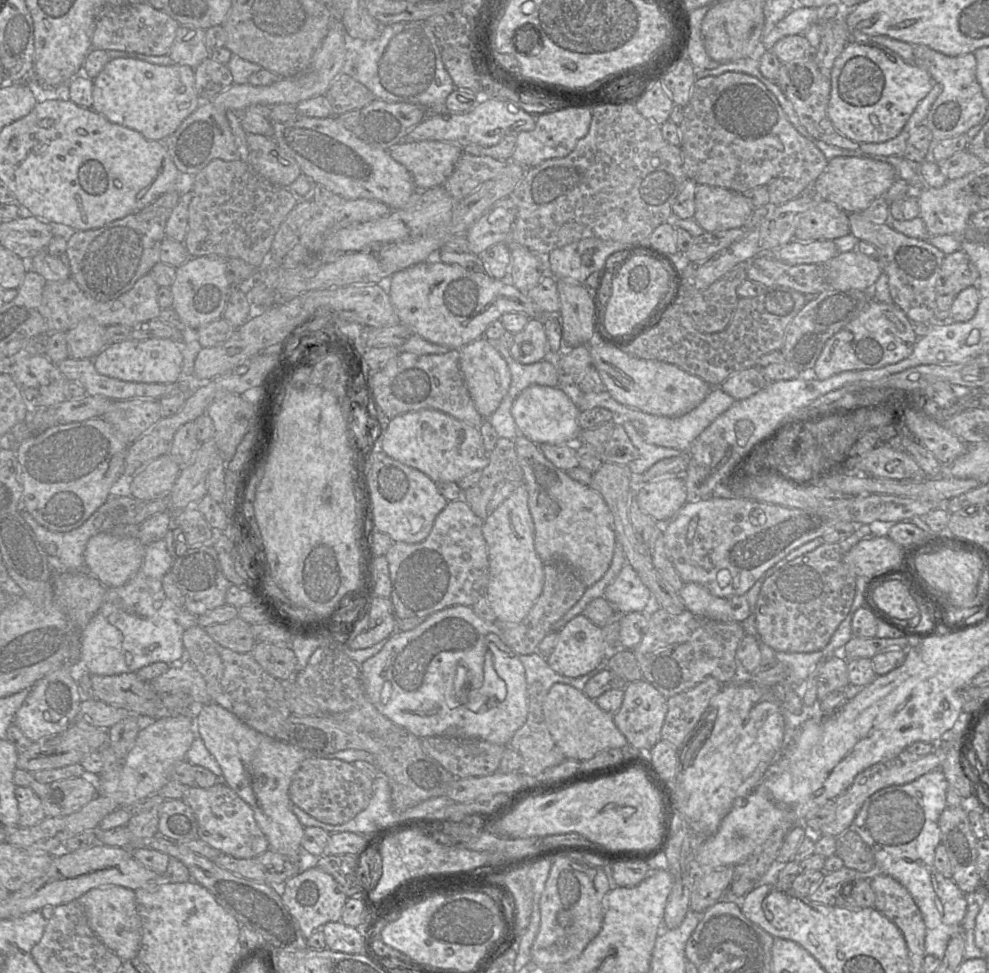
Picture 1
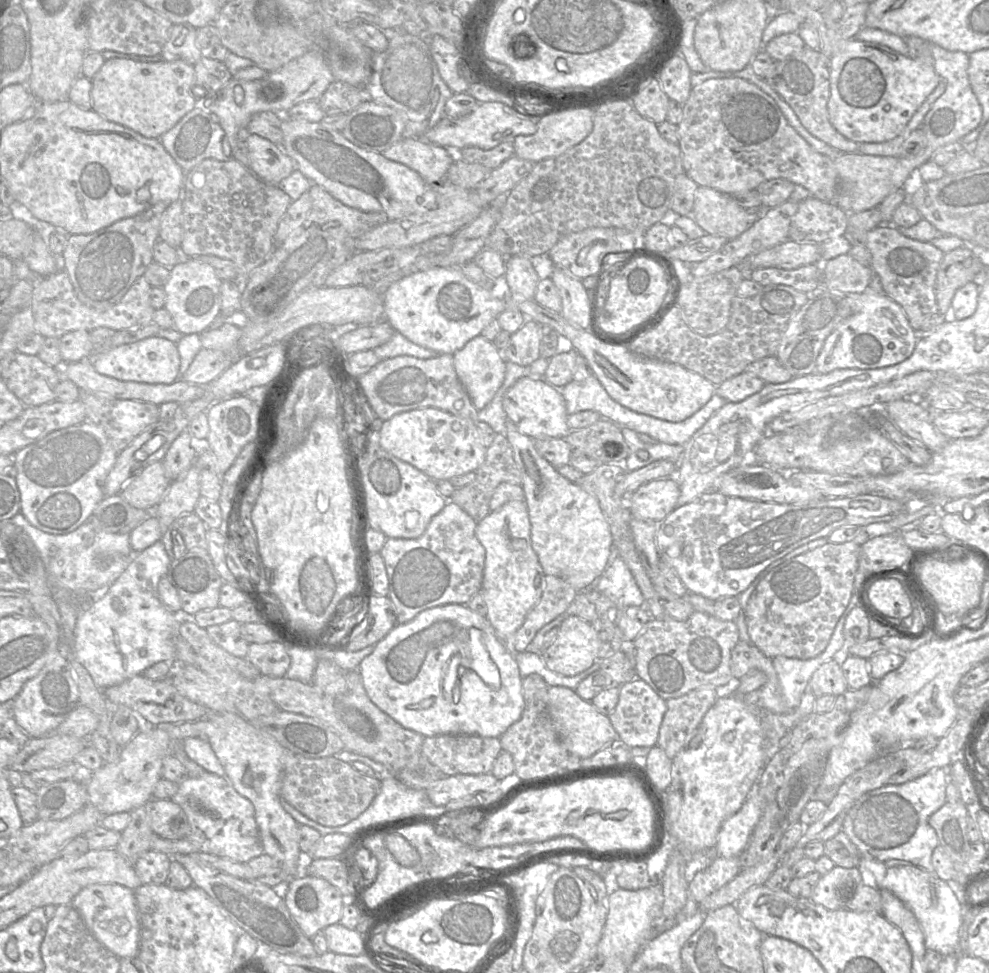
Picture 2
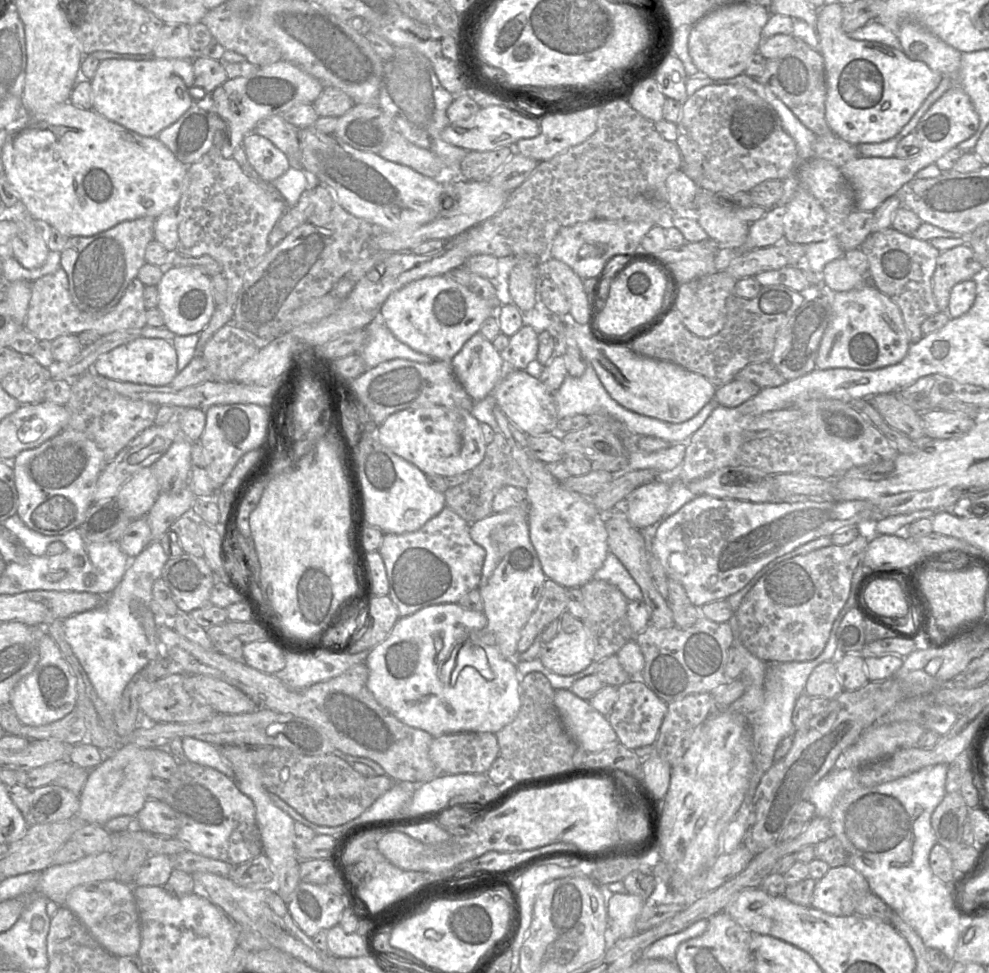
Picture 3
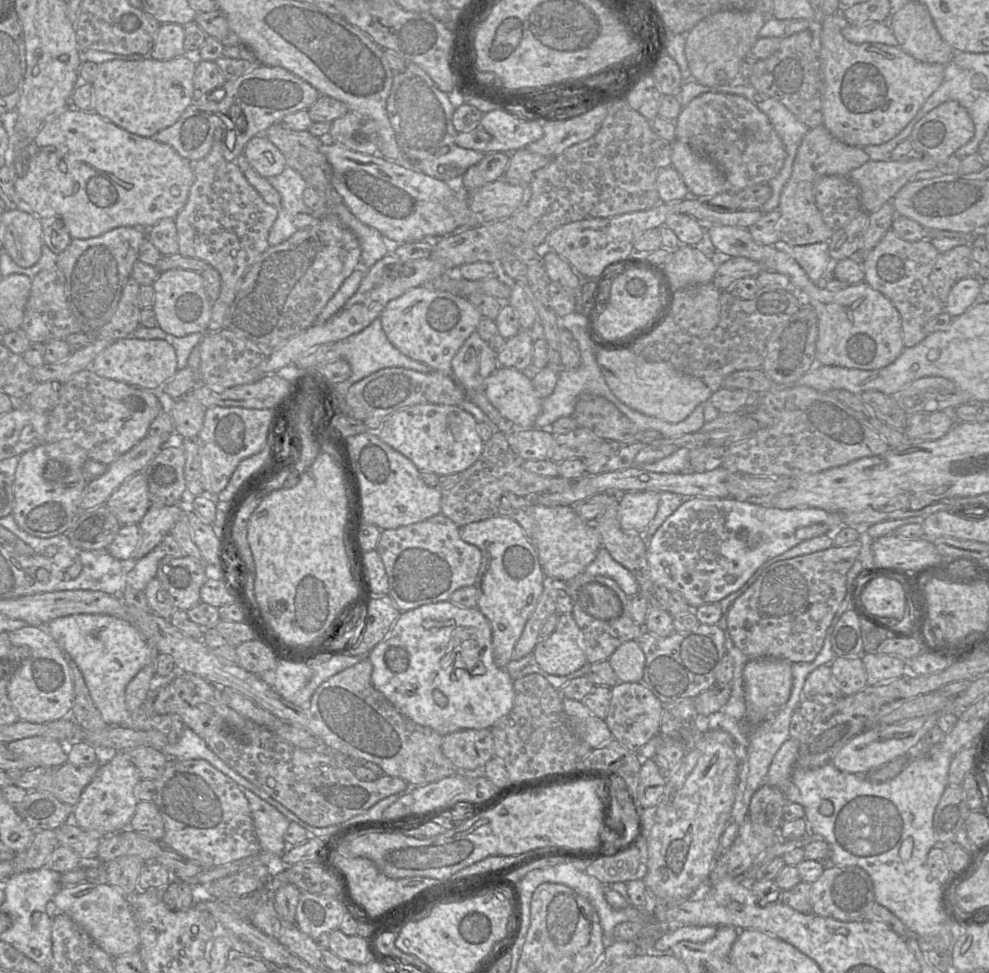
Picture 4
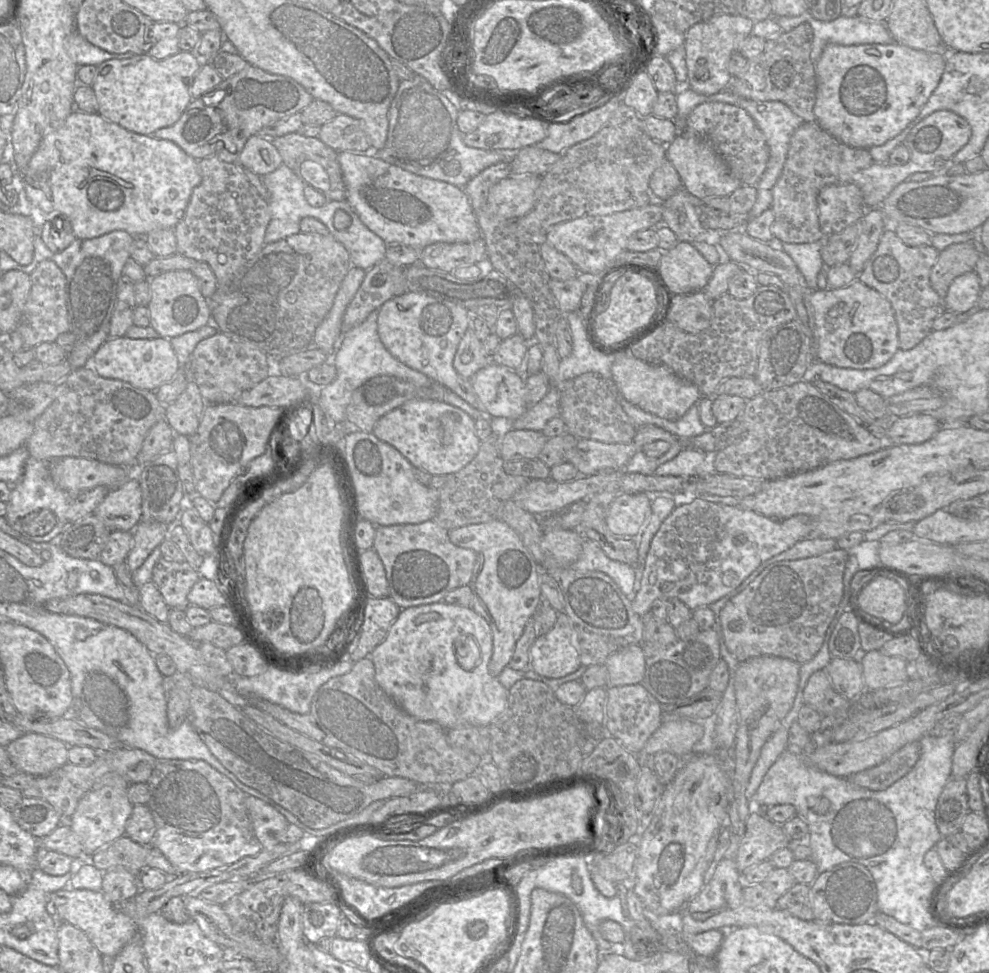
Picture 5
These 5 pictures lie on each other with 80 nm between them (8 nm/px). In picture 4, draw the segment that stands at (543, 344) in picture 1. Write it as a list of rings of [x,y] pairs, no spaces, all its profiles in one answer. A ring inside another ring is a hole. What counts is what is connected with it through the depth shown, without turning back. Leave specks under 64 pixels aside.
[[[521,329],[516,335],[508,338],[496,354],[499,366],[524,370],[532,363],[533,343],[529,330]]]

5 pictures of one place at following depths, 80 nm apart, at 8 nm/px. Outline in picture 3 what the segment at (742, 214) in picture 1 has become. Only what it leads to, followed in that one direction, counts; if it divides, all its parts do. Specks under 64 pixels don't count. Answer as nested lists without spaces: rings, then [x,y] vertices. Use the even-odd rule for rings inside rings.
[[[699,191],[697,198],[695,200],[695,218],[698,221],[699,225],[705,230],[707,235],[710,239],[716,241],[720,247],[727,247],[727,248],[741,248],[748,235],[749,230],[749,223],[746,221],[741,220],[739,217],[735,215],[735,209],[742,209],[742,208],[727,208],[721,206],[713,201],[713,194],[712,192],[704,192]]]

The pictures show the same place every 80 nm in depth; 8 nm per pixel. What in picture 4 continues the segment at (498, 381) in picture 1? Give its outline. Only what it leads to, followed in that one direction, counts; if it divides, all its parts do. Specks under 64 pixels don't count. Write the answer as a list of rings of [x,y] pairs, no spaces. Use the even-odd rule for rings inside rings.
[[[474,331],[451,360],[452,377],[464,391],[482,390],[484,380],[499,367],[496,354]]]

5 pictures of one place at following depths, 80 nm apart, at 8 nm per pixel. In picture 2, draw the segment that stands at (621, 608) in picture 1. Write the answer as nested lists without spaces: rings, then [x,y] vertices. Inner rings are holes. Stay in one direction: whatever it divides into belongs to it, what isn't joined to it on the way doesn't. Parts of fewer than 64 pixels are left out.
[[[617,557],[613,564],[604,570],[596,590],[624,608],[645,605],[644,596],[621,557]]]

